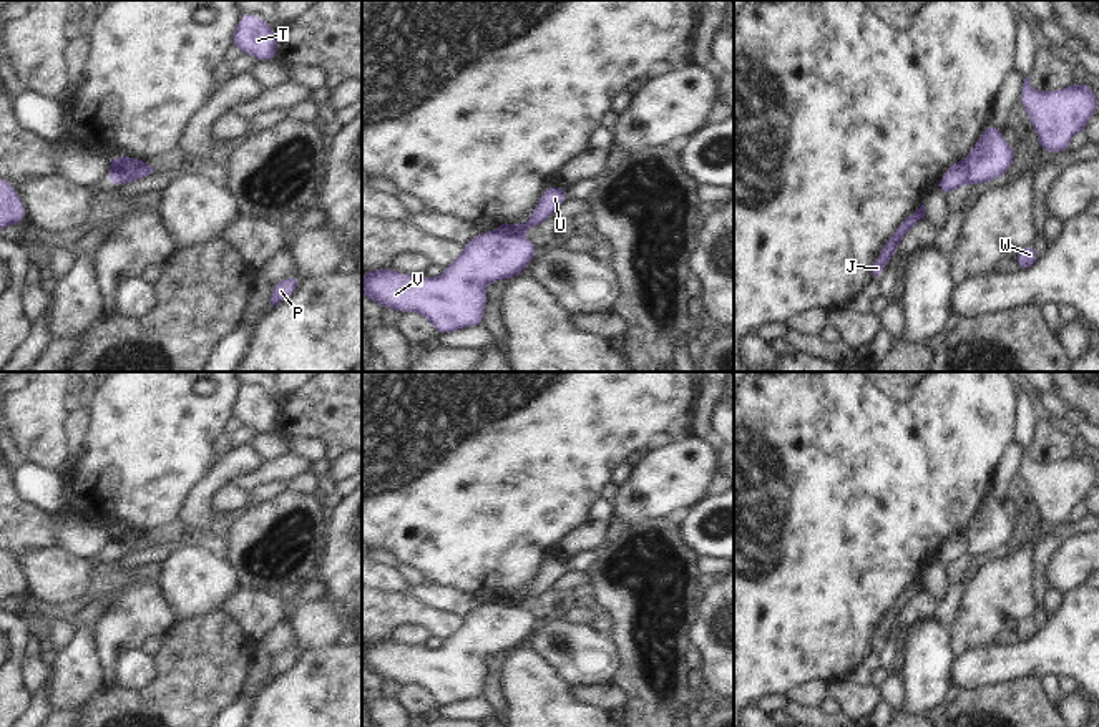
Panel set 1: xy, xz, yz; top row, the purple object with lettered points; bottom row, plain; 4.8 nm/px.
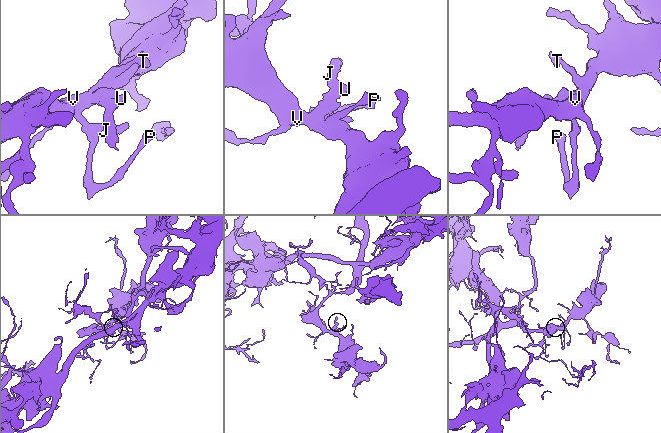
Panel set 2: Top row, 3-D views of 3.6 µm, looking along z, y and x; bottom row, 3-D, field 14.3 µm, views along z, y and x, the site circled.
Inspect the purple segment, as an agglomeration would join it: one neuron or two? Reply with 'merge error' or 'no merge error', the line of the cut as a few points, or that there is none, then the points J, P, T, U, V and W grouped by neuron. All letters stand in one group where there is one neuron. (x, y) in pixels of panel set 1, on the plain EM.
merge error; cut xy (140, 533), (130, 533), (117, 540), (123, 550), (122, 555); groups J U / P T V W

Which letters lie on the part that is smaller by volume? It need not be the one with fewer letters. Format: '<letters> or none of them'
J, U

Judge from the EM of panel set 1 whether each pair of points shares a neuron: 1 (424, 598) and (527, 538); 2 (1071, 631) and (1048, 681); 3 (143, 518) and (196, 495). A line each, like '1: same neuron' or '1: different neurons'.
1: different neurons
2: different neurons
3: different neurons

